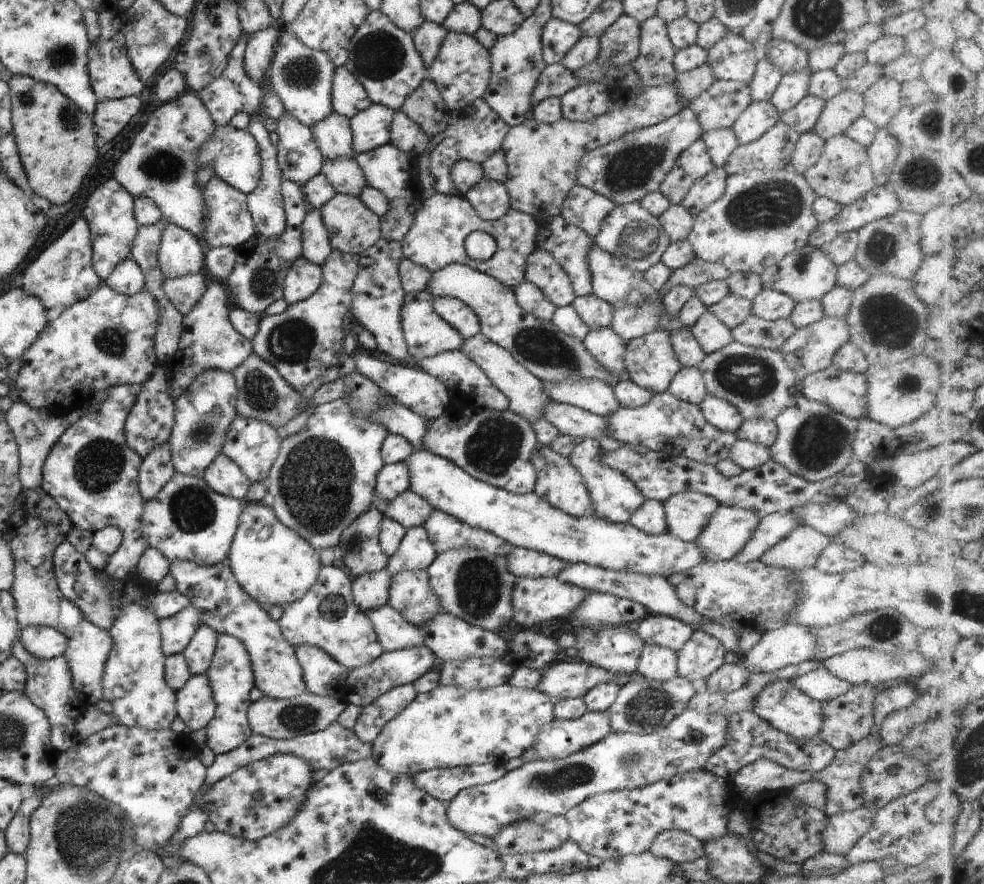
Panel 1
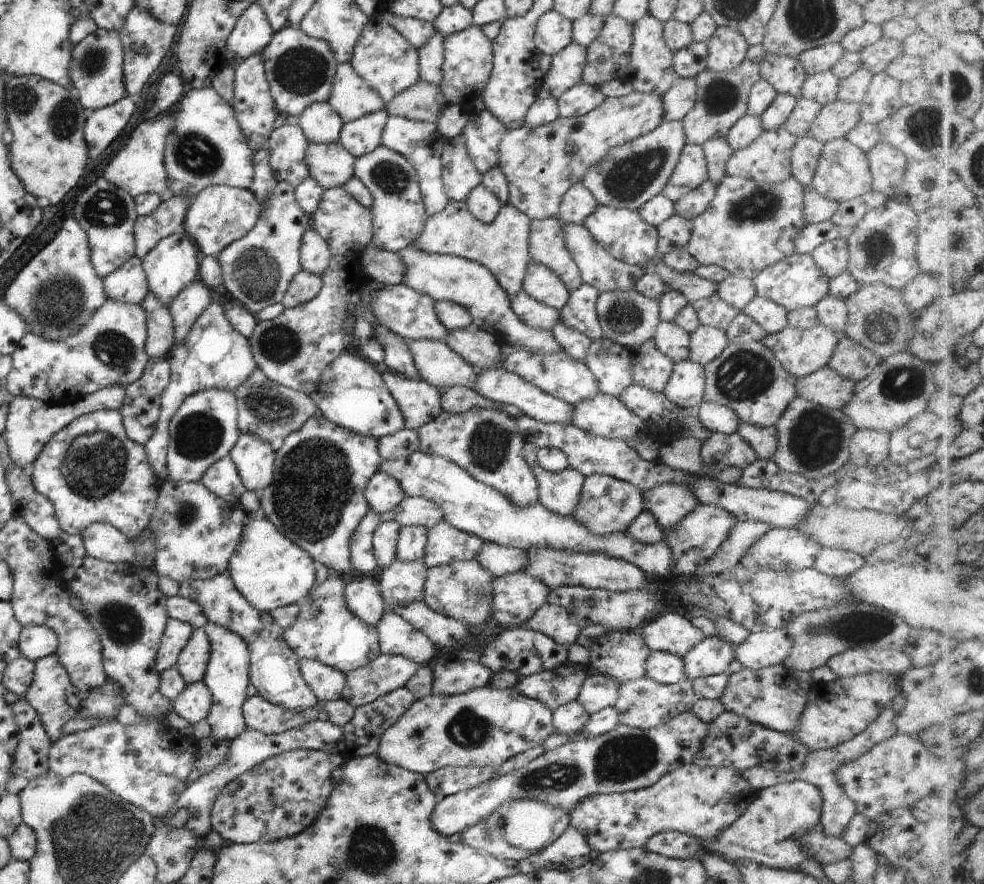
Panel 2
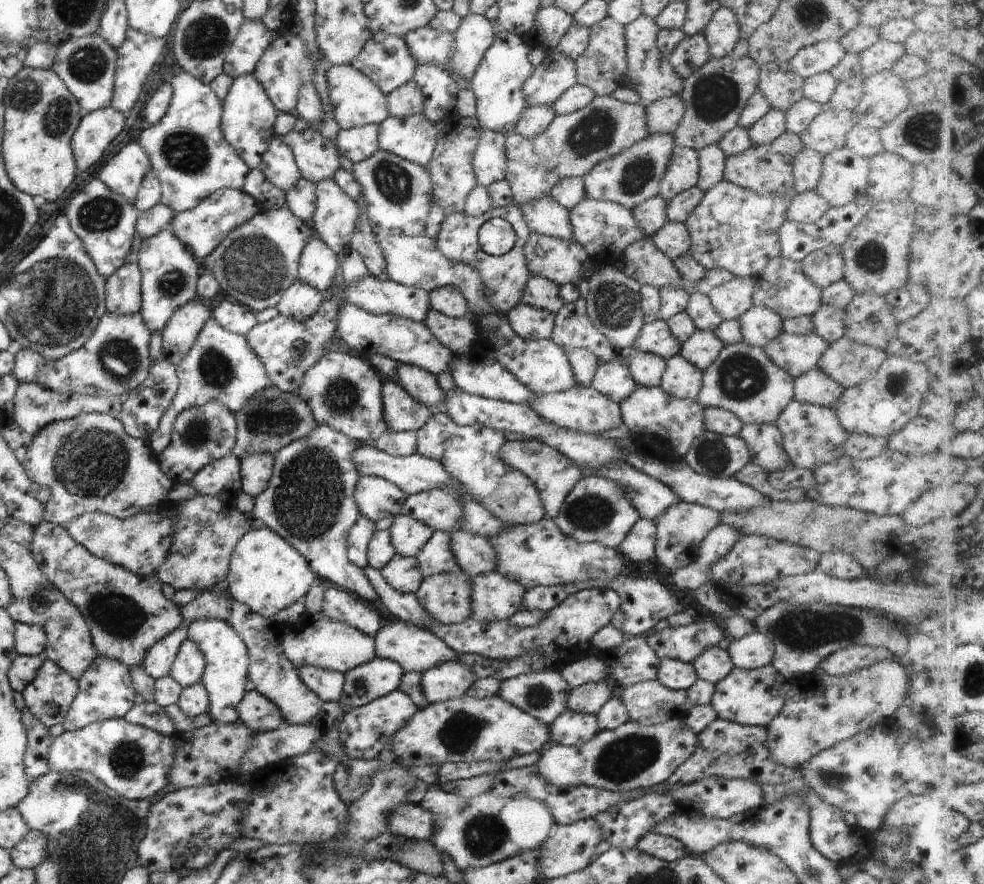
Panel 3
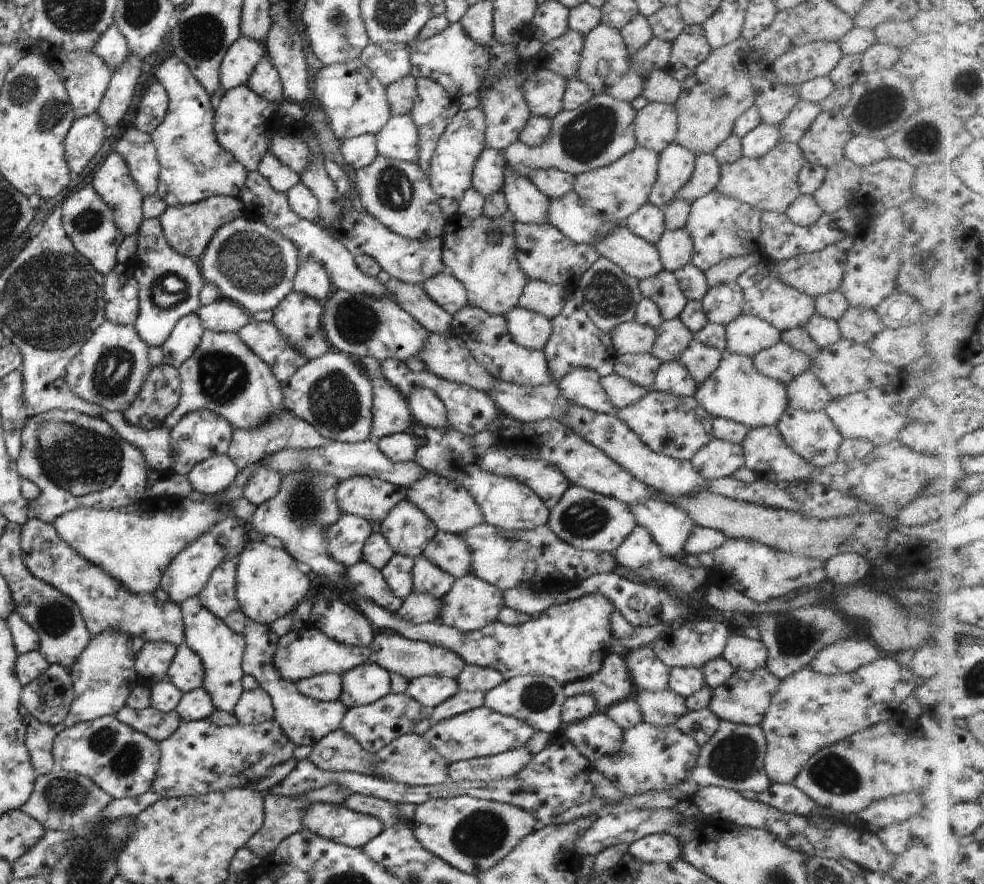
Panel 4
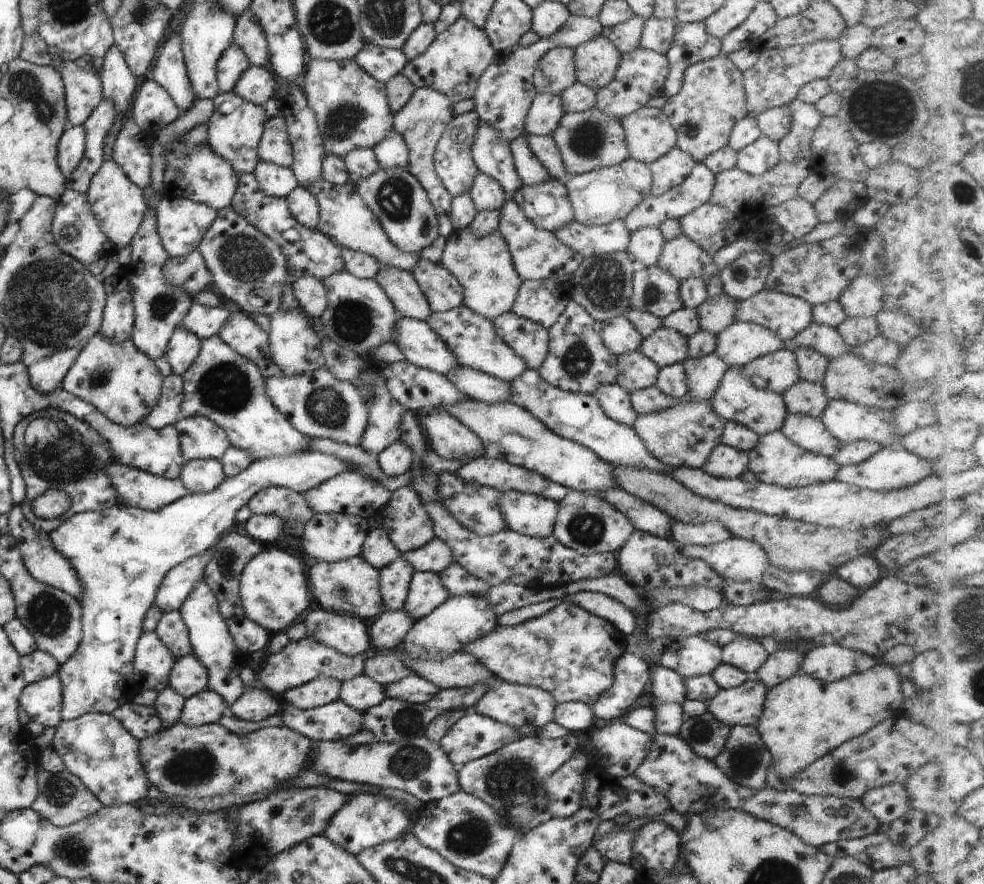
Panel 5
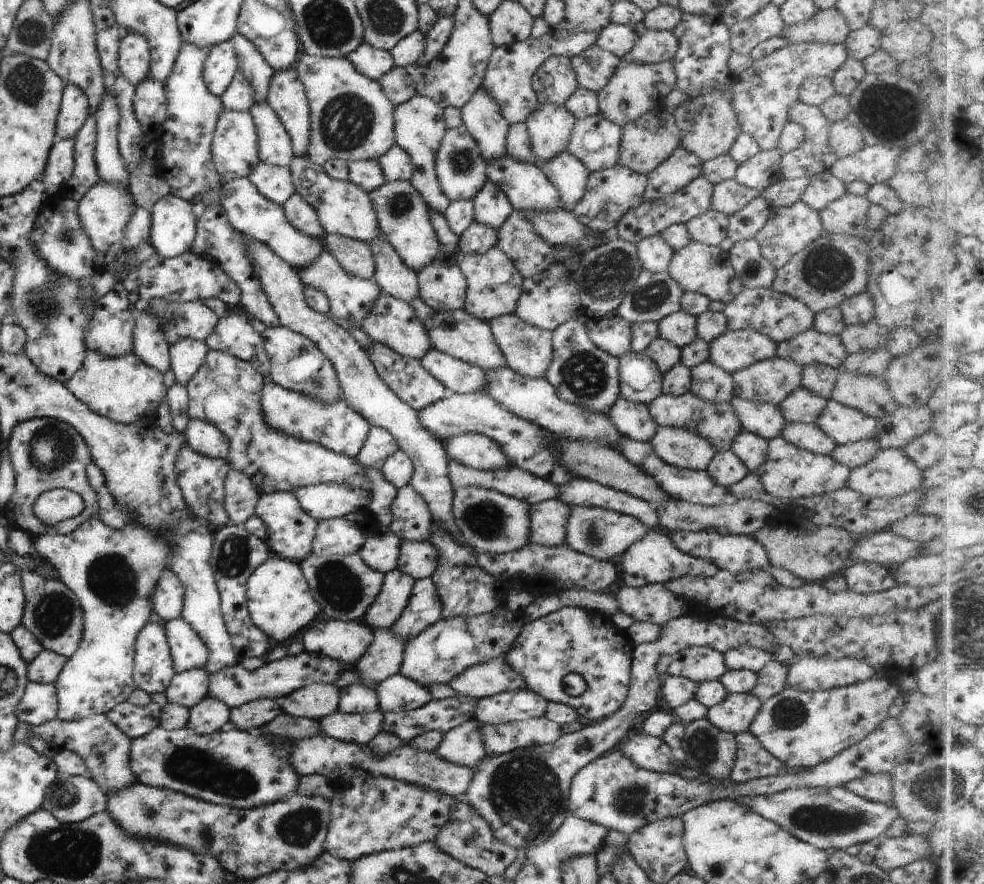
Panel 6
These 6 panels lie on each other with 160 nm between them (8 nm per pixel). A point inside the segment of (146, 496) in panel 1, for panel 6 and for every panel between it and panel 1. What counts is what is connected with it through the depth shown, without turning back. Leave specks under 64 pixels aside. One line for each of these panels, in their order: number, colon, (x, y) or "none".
2: (212, 356)
3: (219, 366)
4: (222, 376)
5: (220, 385)
6: (226, 392)

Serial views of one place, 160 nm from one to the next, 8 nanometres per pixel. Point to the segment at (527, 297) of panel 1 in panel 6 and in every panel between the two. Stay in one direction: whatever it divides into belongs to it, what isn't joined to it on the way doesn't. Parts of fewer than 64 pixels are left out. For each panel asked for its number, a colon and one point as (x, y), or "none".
2: (534, 314)
3: (529, 323)
4: (528, 330)
5: (529, 340)
6: (527, 350)

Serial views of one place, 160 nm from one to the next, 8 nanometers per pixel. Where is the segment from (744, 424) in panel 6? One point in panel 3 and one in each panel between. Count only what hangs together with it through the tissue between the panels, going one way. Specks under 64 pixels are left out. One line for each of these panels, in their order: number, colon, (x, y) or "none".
3: (741, 380)
4: (735, 391)
5: (736, 400)

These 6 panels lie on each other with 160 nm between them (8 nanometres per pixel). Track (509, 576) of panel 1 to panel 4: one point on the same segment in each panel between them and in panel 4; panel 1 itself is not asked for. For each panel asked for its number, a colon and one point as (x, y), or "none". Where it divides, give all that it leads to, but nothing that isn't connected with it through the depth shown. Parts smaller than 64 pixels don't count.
2: (461, 590)
3: (446, 599)
4: (418, 608)

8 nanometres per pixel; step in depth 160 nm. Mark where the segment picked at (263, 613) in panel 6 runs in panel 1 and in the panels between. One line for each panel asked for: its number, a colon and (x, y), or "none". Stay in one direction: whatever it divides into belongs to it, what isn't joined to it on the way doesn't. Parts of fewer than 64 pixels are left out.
1: (271, 563)
2: (269, 571)
3: (265, 574)
4: (269, 582)
5: (273, 590)

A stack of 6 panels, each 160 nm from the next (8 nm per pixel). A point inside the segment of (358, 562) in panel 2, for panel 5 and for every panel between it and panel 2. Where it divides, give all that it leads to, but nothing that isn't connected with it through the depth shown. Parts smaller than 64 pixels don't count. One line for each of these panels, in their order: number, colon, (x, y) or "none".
3: (358, 534)
4: (344, 538)
5: (326, 537)

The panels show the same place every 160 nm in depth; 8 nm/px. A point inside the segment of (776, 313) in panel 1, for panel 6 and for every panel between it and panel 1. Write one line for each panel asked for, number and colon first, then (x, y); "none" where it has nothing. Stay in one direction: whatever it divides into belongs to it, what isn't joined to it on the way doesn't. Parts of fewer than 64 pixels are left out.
2: (771, 317)
3: (758, 325)
4: (745, 336)
5: (740, 342)
6: (734, 350)

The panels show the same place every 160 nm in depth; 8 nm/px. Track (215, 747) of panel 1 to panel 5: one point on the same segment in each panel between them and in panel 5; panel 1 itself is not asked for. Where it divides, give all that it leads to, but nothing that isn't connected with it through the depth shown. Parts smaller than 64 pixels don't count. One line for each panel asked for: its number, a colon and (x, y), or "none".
2: (226, 673)
3: (224, 675)
4: (220, 650)
5: (211, 644)

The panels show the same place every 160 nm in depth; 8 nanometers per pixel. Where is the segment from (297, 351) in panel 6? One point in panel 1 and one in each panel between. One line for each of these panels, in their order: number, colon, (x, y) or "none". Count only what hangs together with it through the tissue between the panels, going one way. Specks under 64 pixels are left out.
1: (301, 279)
2: (304, 286)
3: (300, 301)
4: (297, 317)
5: (294, 347)

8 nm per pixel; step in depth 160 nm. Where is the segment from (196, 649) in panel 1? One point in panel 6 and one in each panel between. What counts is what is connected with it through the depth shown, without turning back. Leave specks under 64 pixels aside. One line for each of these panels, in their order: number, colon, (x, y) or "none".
2: (191, 661)
3: (187, 668)
4: (185, 672)
5: (187, 677)
6: (186, 688)

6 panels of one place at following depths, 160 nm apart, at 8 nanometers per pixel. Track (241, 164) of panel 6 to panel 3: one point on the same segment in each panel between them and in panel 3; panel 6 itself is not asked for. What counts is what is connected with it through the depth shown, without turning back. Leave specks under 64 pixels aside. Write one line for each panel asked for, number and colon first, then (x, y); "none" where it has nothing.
3: (247, 116)
4: (242, 122)
5: (233, 130)

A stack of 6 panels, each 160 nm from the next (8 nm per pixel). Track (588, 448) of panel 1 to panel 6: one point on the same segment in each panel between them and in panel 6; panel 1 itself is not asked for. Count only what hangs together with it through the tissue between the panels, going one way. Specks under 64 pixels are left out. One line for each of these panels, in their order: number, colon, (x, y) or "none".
2: (606, 505)
3: (595, 510)
4: (588, 521)
5: (584, 523)
6: (593, 531)

